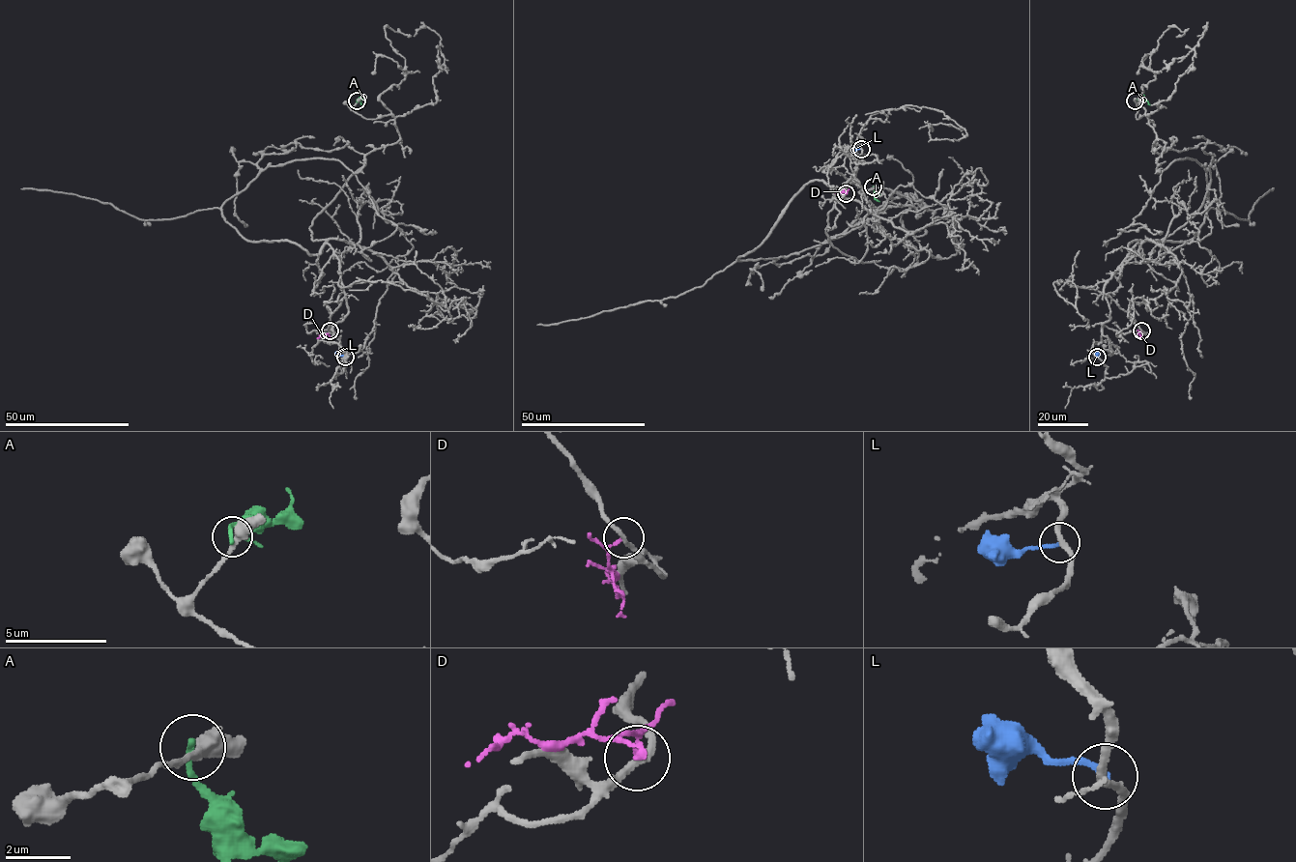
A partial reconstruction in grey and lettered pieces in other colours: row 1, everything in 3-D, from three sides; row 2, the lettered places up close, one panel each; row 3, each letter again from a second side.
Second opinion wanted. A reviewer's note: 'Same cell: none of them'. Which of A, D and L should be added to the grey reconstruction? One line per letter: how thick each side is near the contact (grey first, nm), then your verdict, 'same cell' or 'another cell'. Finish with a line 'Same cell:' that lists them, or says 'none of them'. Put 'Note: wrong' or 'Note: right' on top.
Note: right
A: 440/200 nm | another cell
D: 220/120 nm | another cell
L: 240/200 nm | another cell
Same cell: none of them

